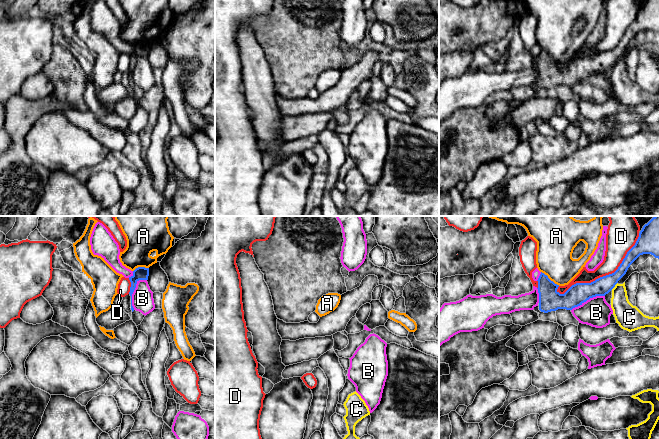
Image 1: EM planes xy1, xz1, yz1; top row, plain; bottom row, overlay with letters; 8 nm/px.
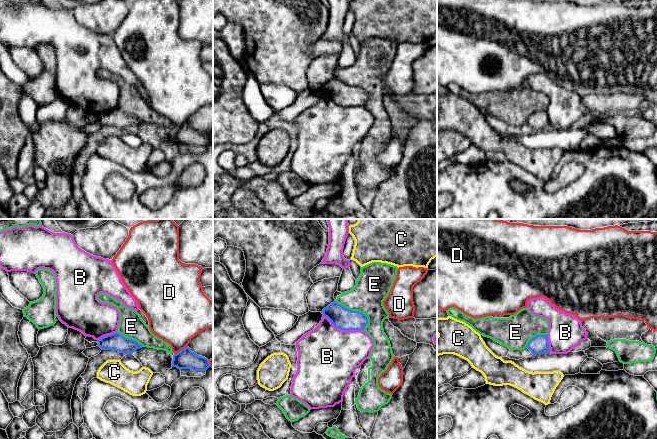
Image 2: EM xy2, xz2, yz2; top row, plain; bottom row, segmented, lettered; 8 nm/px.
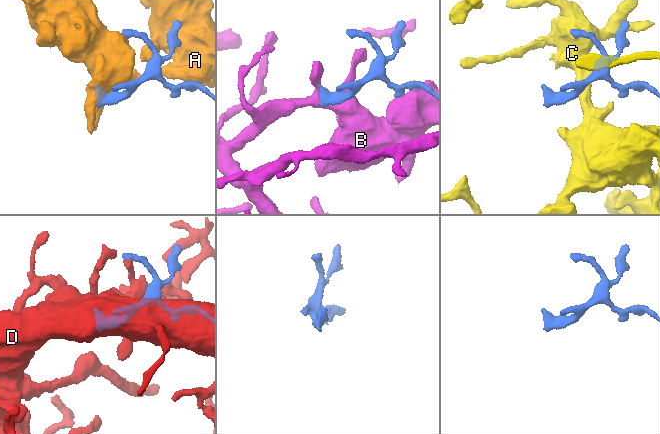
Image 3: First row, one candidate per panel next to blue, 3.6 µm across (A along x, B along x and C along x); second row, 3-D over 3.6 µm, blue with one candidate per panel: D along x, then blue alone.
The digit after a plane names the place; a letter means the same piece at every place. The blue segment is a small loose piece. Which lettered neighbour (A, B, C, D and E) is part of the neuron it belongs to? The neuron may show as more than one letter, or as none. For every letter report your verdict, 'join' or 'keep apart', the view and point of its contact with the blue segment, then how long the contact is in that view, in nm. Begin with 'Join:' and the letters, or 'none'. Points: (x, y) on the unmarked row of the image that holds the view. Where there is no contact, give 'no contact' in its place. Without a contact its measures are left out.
Join: none
A: keep apart | yz1 (549, 55) | 190 nm
B: keep apart | xz2 (342, 105) | 380 nm
C: keep apart | yz1 (614, 62) | 80 nm
D: keep apart | yz1 (604, 52) | 800 nm
E: keep apart | xz2 (357, 87) | 340 nm

